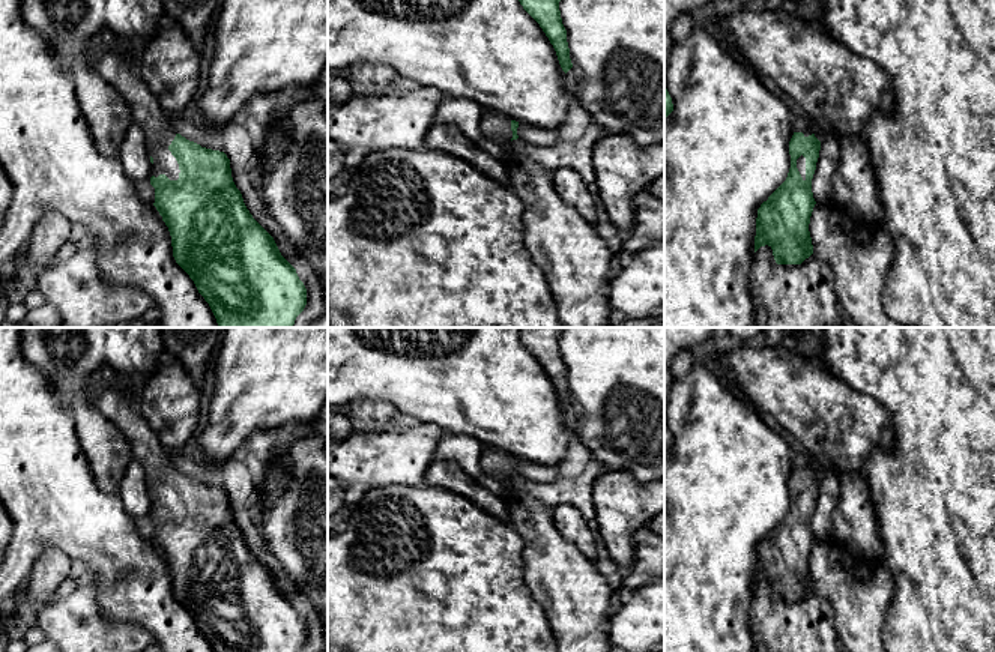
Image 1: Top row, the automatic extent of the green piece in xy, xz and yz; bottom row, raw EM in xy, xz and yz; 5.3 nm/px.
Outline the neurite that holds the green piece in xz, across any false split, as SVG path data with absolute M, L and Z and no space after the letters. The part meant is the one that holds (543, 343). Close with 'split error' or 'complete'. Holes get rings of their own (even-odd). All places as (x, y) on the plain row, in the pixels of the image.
M519 328L523 346L540 361L553 382L559 401L567 410L571 404L567 367L562 361L559 338L564 328Z; complete

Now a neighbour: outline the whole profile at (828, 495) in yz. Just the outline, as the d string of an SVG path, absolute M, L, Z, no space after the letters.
M825 472L821 479L816 506L812 515L812 529L816 539L833 539L833 515L840 496L840 476Z

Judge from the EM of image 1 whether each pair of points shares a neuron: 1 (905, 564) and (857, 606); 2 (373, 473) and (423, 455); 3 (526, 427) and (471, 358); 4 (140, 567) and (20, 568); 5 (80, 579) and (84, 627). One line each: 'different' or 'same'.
1: different
2: same
3: same
4: same
5: different

